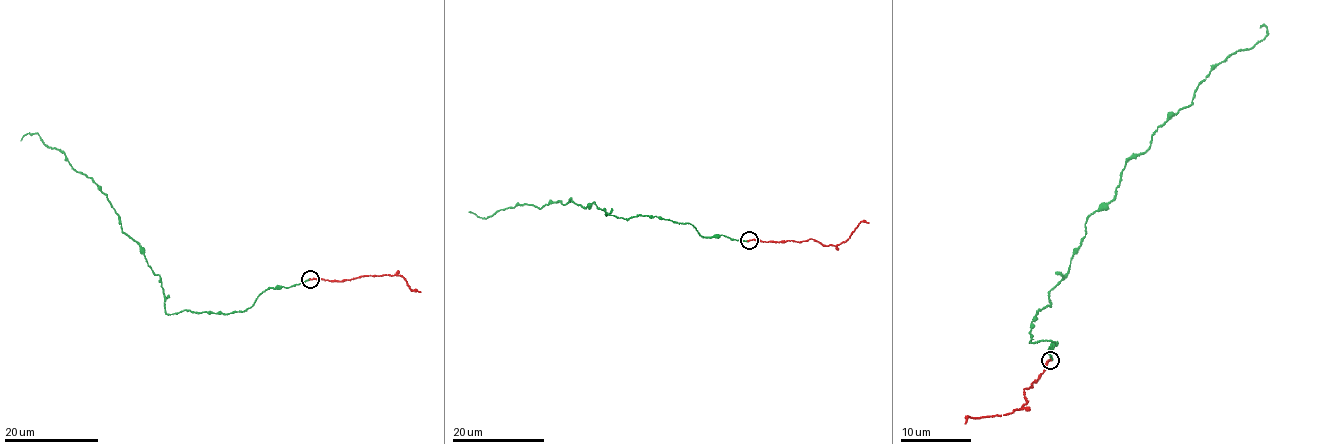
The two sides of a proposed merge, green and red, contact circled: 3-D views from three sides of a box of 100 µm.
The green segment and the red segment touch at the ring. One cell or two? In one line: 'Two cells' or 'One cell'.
One cell

